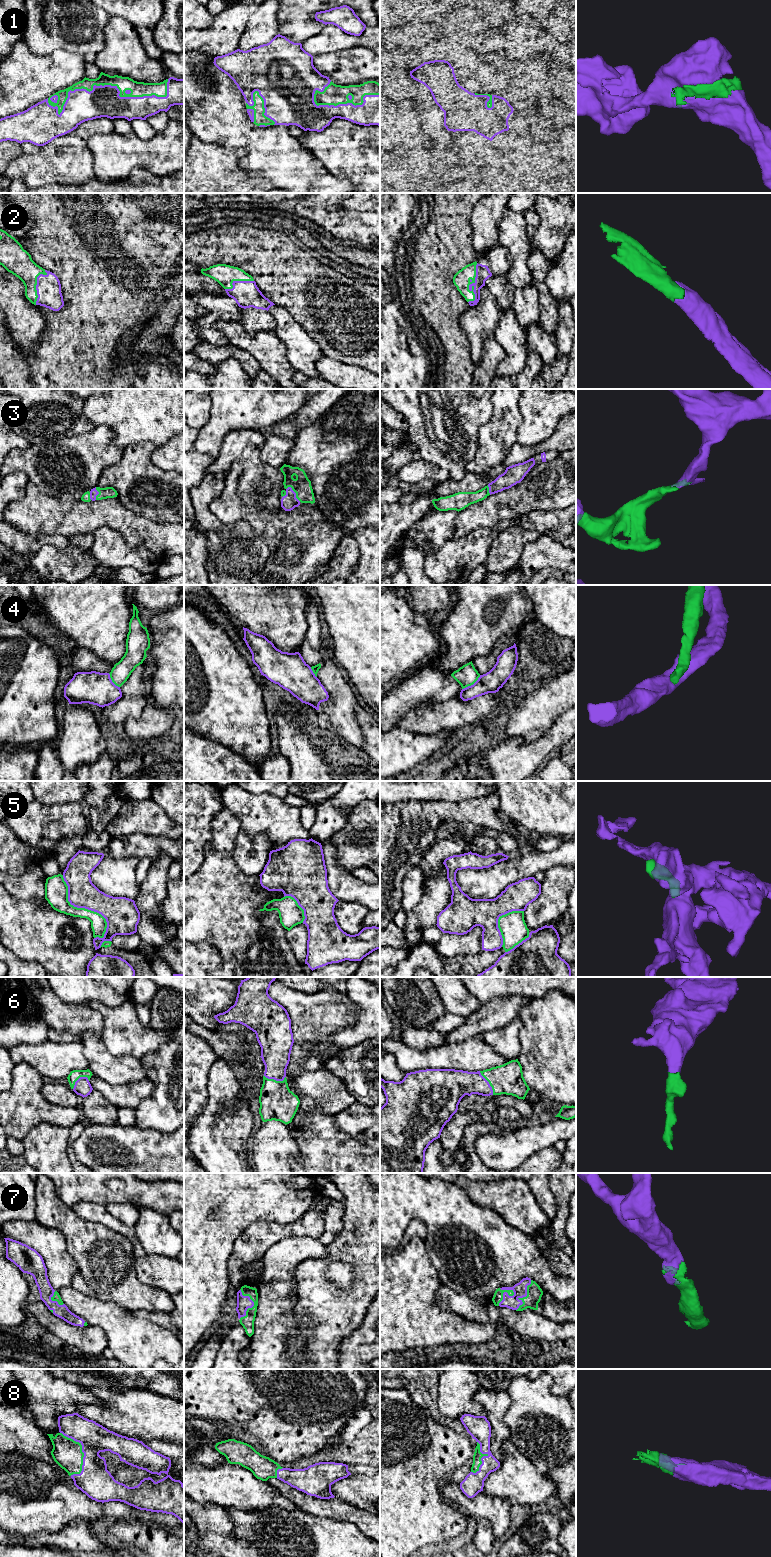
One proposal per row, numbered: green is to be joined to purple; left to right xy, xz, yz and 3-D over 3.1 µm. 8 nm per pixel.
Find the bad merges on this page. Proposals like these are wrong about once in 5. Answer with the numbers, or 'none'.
4, 5

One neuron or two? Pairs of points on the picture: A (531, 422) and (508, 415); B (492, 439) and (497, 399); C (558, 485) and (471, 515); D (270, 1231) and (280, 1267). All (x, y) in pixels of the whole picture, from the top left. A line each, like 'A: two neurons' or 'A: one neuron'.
A: two neurons
B: one neuron
C: one neuron
D: two neurons

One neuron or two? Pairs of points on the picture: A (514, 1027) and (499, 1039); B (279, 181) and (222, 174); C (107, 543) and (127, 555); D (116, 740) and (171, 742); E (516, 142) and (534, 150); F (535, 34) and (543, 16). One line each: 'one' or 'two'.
A: one
B: two
C: one
D: one
E: two
F: two

